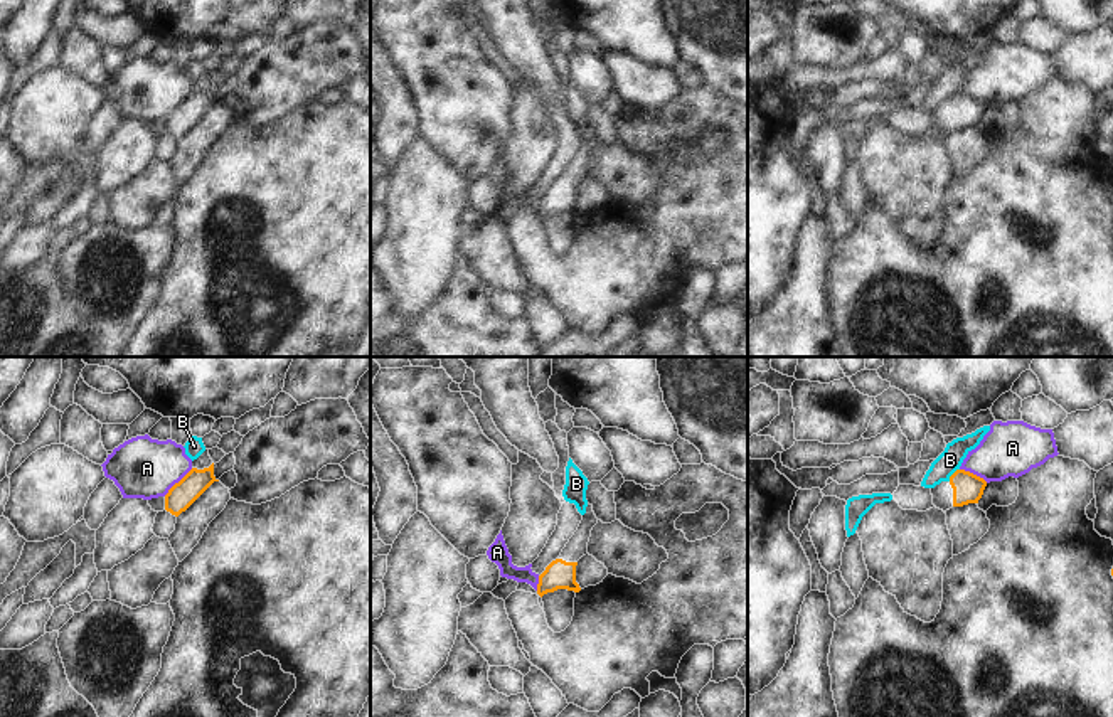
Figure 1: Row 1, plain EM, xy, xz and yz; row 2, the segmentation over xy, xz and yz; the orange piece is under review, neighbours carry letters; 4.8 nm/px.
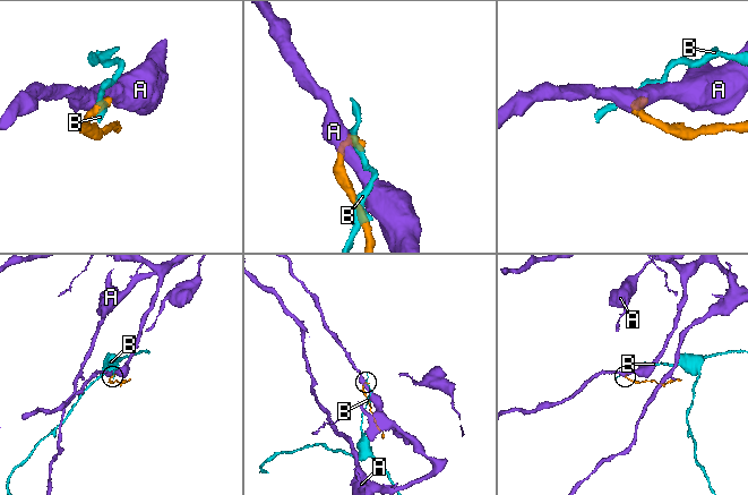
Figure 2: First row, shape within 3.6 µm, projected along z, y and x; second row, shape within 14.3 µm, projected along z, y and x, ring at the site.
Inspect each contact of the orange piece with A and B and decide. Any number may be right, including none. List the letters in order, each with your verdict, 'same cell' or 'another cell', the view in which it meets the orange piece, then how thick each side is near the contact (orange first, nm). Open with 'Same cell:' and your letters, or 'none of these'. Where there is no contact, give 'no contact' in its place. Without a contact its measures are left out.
Same cell: none of these
A: another cell | xy | 120/300 nm
B: another cell | yz | 140/110 nm

